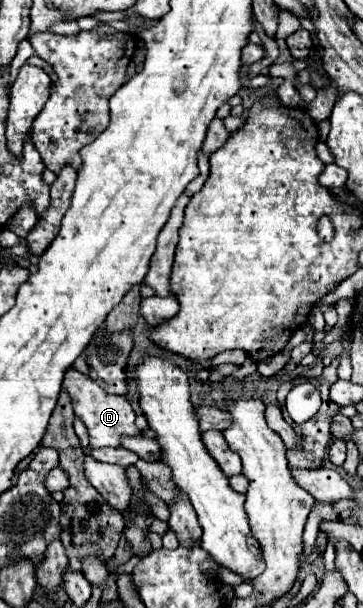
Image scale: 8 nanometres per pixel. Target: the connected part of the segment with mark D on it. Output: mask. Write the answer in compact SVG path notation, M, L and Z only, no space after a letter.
M69 368L63 380L63 388L69 392L75 416L83 420L83 424L89 430L89 446L91 448L103 448L103 446L121 446L121 440L125 436L139 436L139 428L135 426L135 412L125 396L119 394L107 394L93 378L87 374L77 372L75 368Z

